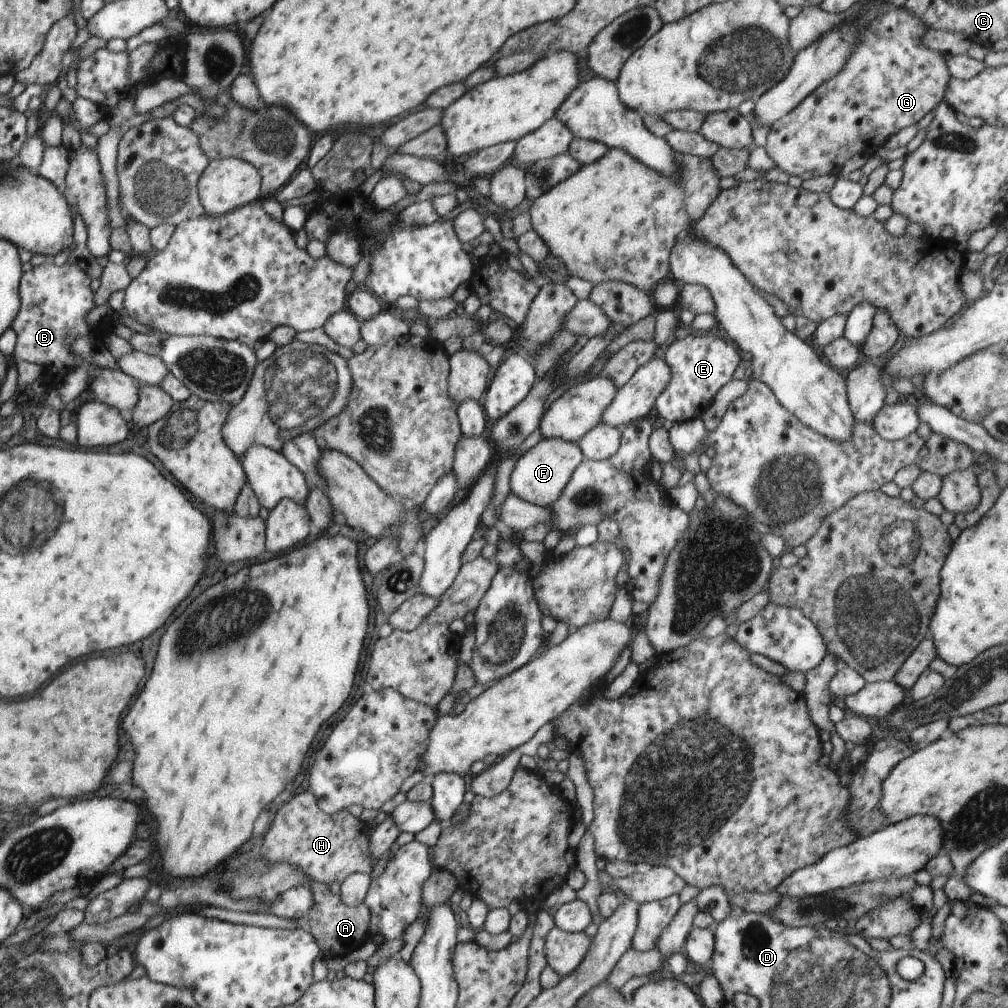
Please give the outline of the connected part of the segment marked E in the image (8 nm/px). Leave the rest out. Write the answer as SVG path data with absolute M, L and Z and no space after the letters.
M686 331L668 347L666 364L670 366L672 378L655 402L659 417L670 422L686 422L702 417L710 407L714 396L724 384L732 380L734 370L742 364L742 353L737 347L714 336L694 336Z

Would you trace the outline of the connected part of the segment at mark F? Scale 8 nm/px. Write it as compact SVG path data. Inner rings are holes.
M542 437L534 448L527 450L516 462L509 484L512 494L536 506L550 506L560 498L562 490L568 486L572 473L578 468L583 457L577 443L566 442L562 438Z

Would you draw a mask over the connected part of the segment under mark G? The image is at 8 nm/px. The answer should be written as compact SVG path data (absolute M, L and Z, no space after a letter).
M895 7L870 22L846 66L770 127L765 149L776 166L803 181L820 178L837 172L854 154L877 154L887 139L902 128L926 122L933 110L945 103L946 88L951 78L945 55L922 46L926 30L929 28L922 18L902 7Z

